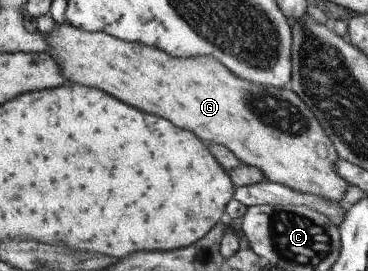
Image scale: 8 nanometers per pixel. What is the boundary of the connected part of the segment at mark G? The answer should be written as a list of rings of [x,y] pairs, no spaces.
[[[56,23],[53,32],[44,38],[49,44],[48,54],[55,58],[61,66],[61,74],[72,84],[100,89],[114,98],[121,98],[121,102],[129,102],[129,106],[161,114],[163,118],[169,118],[169,122],[177,122],[177,126],[185,126],[187,130],[197,130],[205,142],[224,145],[242,164],[263,172],[271,183],[287,186],[301,194],[315,194],[344,203],[345,192],[351,184],[335,172],[335,162],[339,160],[337,150],[309,106],[293,90],[245,82],[213,56],[177,58],[141,42],[125,42],[102,31],[88,32],[71,23]]]

